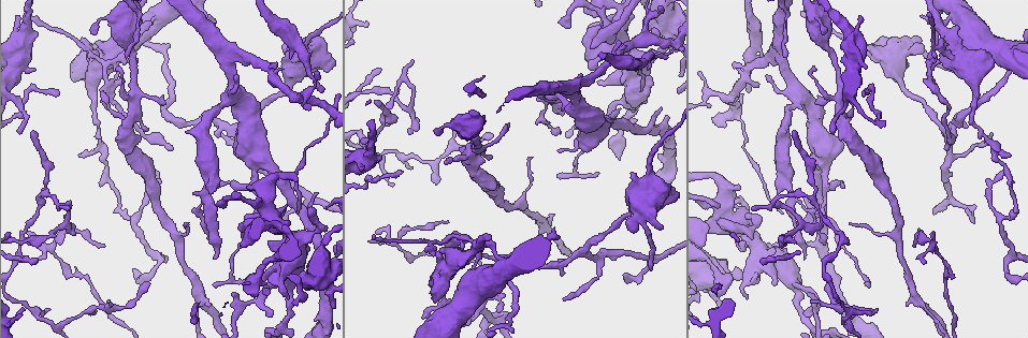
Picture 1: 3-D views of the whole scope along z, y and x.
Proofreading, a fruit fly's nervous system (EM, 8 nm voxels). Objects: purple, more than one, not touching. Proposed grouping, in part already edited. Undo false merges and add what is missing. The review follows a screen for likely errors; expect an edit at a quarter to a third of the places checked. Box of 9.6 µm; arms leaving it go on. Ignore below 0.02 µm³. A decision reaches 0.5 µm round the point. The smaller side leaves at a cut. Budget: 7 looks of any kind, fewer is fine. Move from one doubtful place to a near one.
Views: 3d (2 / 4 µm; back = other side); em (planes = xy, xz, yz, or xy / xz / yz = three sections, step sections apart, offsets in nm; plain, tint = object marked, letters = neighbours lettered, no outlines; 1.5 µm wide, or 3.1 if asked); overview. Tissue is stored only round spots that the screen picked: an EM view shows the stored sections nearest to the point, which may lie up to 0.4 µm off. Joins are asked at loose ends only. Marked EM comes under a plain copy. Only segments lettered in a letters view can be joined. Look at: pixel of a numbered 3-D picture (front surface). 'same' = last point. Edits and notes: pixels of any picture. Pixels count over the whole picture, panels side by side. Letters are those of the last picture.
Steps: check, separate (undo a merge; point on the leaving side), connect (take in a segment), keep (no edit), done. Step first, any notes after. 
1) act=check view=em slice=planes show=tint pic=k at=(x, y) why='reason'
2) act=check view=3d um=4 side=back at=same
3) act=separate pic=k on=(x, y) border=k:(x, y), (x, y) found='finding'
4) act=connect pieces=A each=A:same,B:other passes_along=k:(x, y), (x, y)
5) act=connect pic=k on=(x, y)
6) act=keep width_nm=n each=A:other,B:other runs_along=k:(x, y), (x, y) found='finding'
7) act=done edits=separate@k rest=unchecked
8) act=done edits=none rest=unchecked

act=check view=em slice=xz step=4 show=letters pic=1 at=(402, 77) why='abrupt turn'

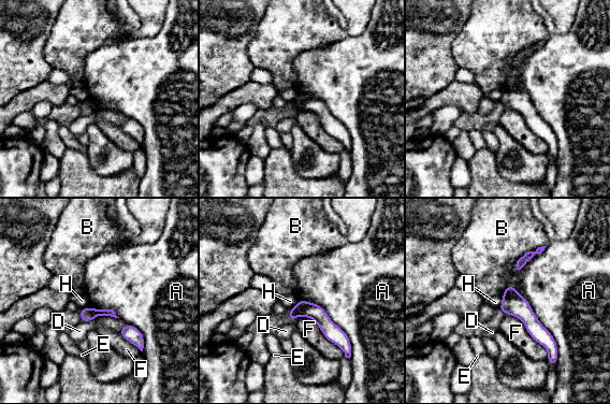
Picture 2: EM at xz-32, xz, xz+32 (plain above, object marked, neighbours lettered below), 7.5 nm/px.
act=keep each=A:other,B:other,D:other,E:other,F:other,H:other border=2:(503, 294), (503, 301), (498, 309) found='all the same neuron'

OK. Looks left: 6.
act=check view=em slice=planes show=tint pic=1 at=(257, 214) why='an open end'

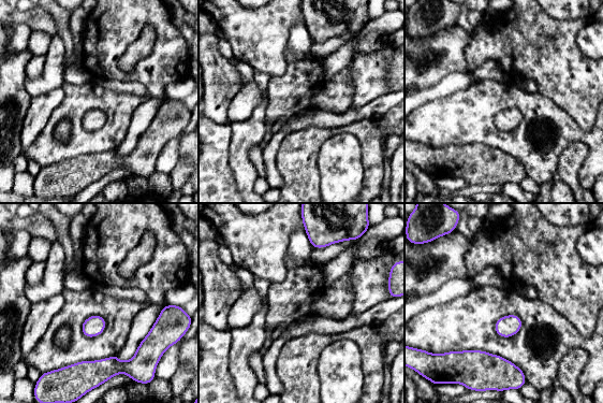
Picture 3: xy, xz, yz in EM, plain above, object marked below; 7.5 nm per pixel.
act=check view=em slice=planes show=letters at=same why='see the neighbours'

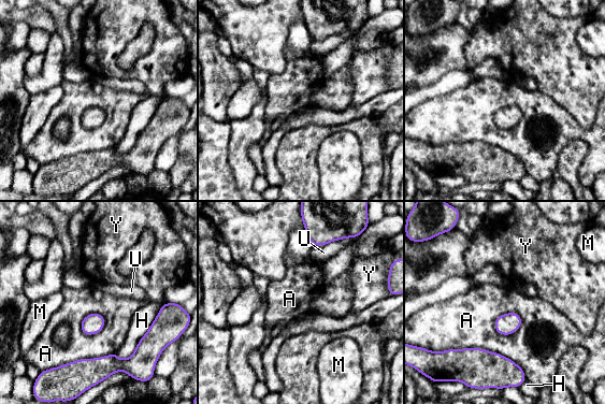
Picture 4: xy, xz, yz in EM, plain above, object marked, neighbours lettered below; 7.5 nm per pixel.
act=keep width_nm=160 each=A:other,H:other,M:other,U:other,Y:other found='none of them fits'

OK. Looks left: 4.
act=check view=em slice=planes show=tint pic=1 at=(620, 41) why='free end'

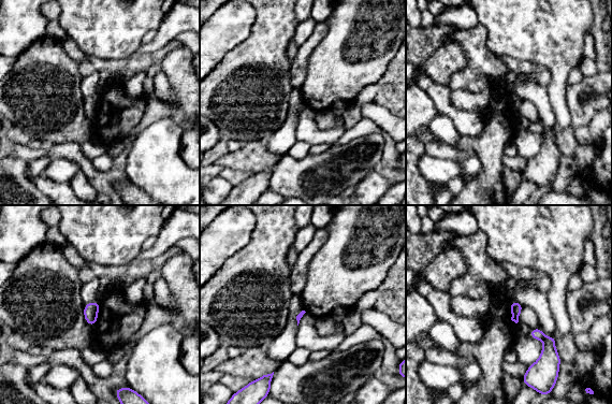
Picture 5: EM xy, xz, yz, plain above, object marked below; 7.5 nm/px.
act=check view=em slice=planes show=letters at=same why='see the neighbours'

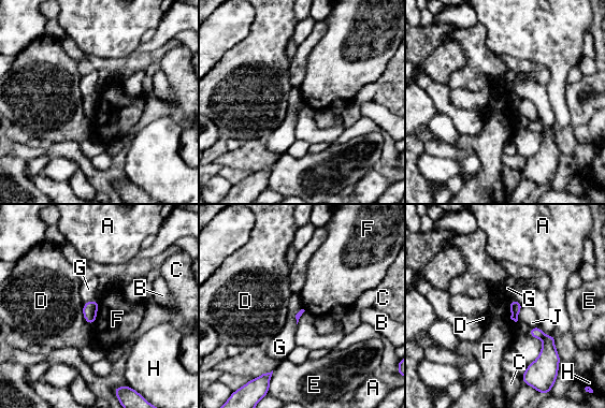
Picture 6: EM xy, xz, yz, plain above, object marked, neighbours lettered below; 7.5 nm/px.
act=keep longest_contact=F:200nm each=A:other,B:other,C:other,D:other,E:other,F:other,G:other,H:other,J:other border=6:(99, 300), (94, 324) found='none of them fits'

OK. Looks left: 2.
act=done edits=none rest=unchecked

